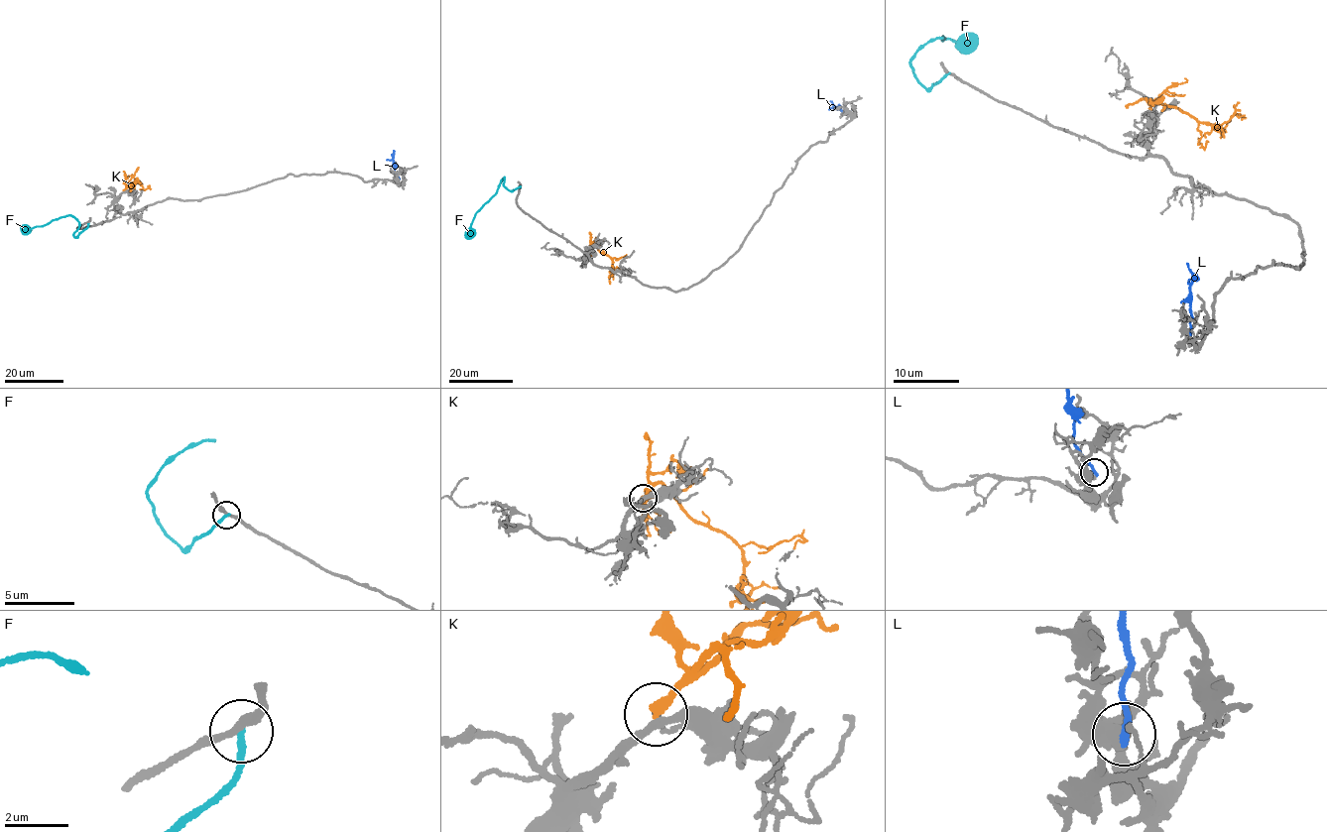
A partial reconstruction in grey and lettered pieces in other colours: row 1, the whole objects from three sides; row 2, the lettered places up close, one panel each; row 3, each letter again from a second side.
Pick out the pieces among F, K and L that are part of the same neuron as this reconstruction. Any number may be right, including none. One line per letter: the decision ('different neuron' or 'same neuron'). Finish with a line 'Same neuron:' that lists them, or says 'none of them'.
F: different neuron
K: same neuron
L: different neuron
Same neuron: K

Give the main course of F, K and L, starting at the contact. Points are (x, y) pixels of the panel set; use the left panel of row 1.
F: (88, 222), (75, 237), (79, 223), (69, 214), (42, 225), (21, 229)
K: (124, 190), (132, 181), (138, 182), (132, 177), (128, 185)
L: (399, 178), (395, 172), (393, 151)

